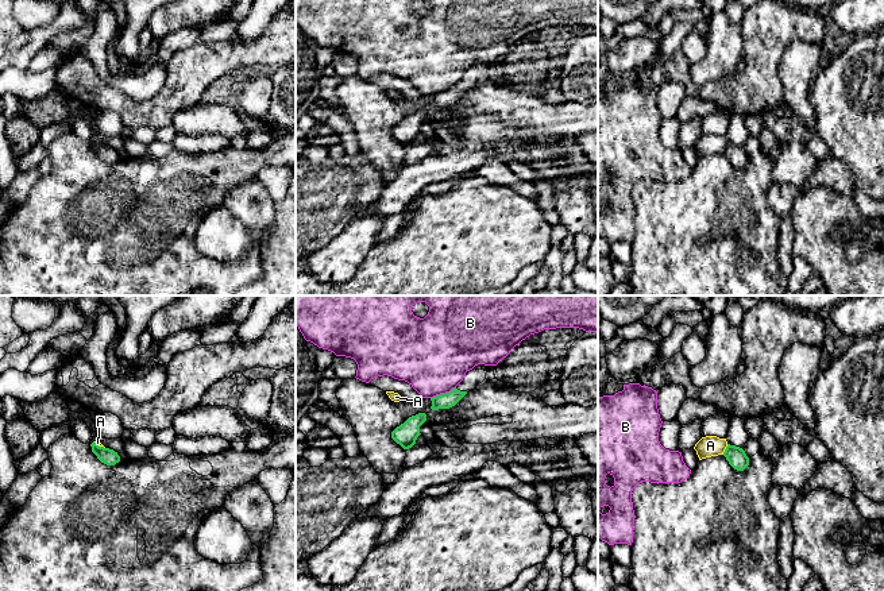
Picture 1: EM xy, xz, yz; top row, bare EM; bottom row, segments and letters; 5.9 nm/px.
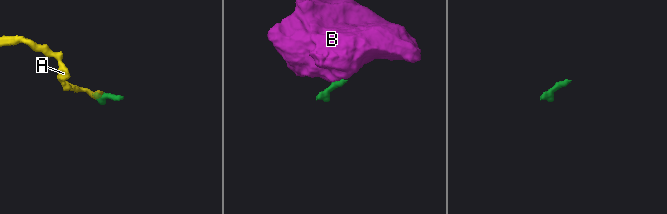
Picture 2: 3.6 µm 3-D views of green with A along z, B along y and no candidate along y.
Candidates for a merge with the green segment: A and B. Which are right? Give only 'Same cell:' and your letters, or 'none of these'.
Same cell: none of these

